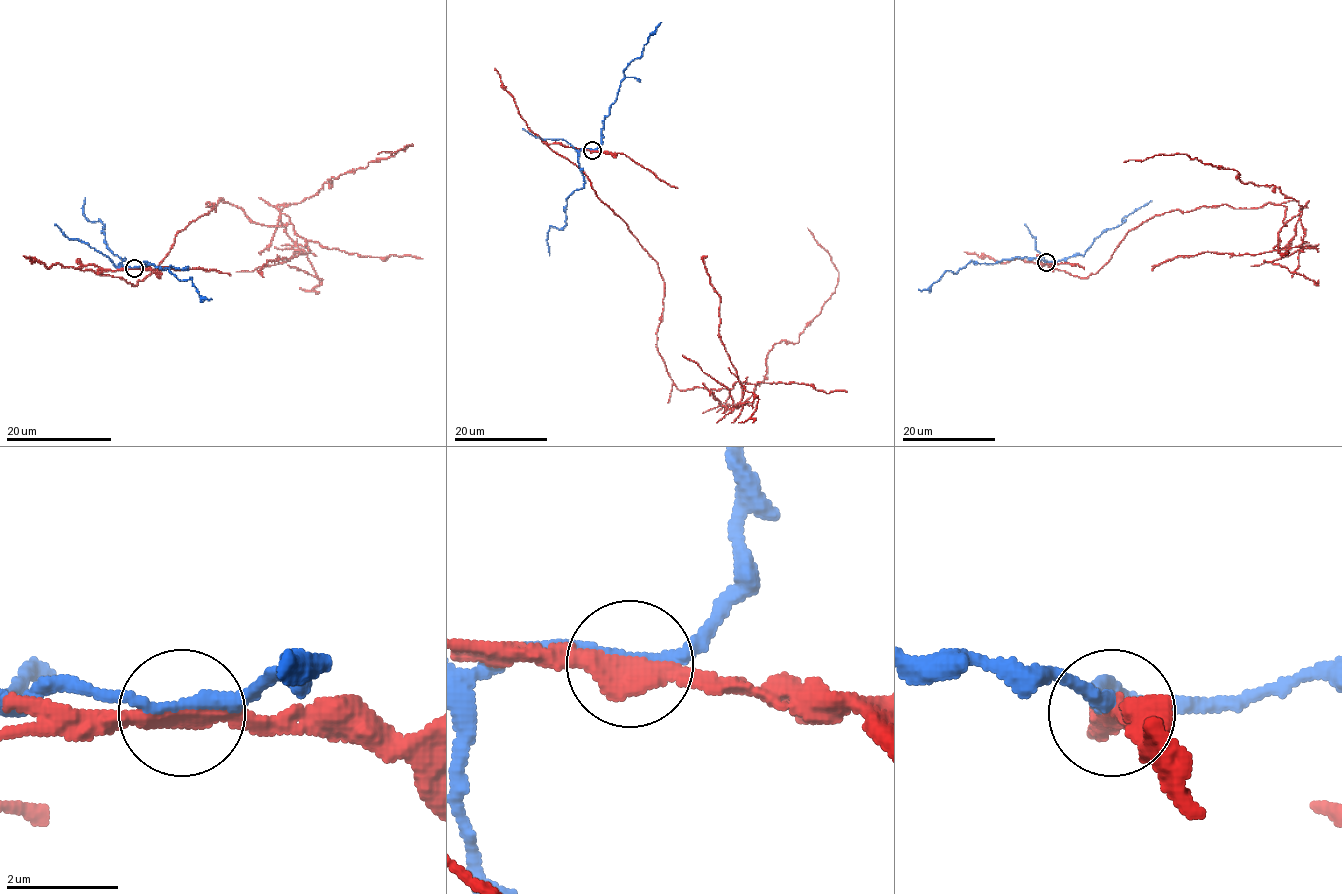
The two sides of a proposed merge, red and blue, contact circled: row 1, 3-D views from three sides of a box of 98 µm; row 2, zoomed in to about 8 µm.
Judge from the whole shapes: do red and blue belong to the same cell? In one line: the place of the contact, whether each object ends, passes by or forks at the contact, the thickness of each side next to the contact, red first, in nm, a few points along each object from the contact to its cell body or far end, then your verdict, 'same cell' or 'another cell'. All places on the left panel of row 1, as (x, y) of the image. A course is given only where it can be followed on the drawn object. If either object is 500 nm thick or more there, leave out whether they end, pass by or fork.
at (134, 268); red passes by; blue passes by; 400 nm thick on the red side, 200 nm on the other; red runs (134, 267), (81, 269), (135, 285), (208, 201), (285, 225), (279, 211), (332, 176), (413, 146), (377, 154); blue runs (134, 267), (146, 262), (160, 269), (170, 266), (170, 270), (182, 281), (189, 277), (204, 299), (212, 299); another cell

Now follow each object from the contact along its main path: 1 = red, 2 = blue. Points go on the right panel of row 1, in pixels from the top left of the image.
1: (1045, 262), (1095, 274), (1130, 229), (1177, 210), (1272, 203), (1284, 225), (1302, 211), (1186, 154), (1123, 162)
2: (1045, 262), (1016, 257), (1002, 259), (995, 263), (970, 261), (956, 274), (947, 270), (926, 290), (918, 290)

